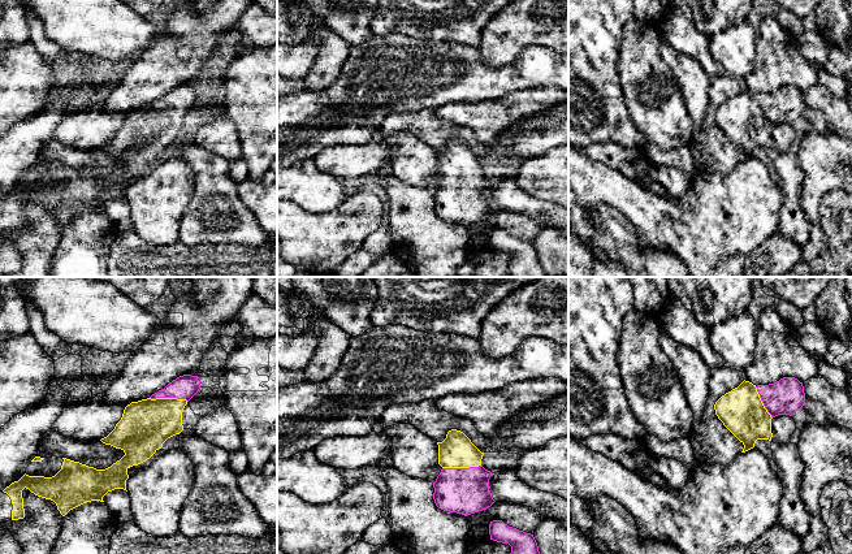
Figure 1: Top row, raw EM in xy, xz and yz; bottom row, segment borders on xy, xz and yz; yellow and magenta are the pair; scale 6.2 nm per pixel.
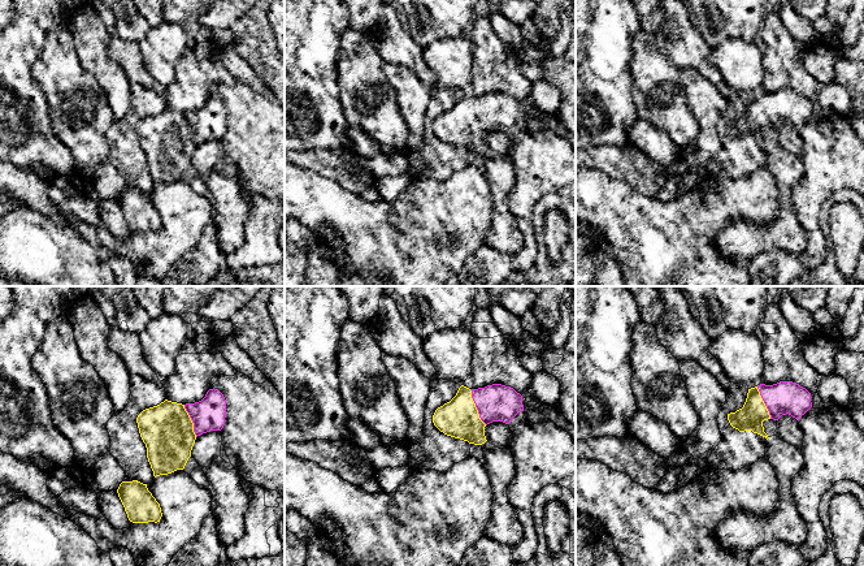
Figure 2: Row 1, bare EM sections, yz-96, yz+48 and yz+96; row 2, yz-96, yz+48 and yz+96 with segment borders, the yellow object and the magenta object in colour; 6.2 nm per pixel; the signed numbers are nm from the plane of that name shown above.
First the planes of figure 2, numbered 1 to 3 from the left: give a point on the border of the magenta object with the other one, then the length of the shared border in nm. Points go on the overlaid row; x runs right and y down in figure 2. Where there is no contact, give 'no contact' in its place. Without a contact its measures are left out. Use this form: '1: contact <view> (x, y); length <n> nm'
1: contact yz-96 (191, 420); length 220 nm
2: contact yz+48 (476, 407); length 240 nm
3: contact yz+96 (763, 402); length 220 nm

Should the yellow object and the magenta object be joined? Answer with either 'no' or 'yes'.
yes

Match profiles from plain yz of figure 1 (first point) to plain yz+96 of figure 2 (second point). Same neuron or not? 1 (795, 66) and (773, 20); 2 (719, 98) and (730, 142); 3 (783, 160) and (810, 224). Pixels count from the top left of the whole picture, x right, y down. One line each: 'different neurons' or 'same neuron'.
1: same neuron
2: same neuron
3: different neurons

